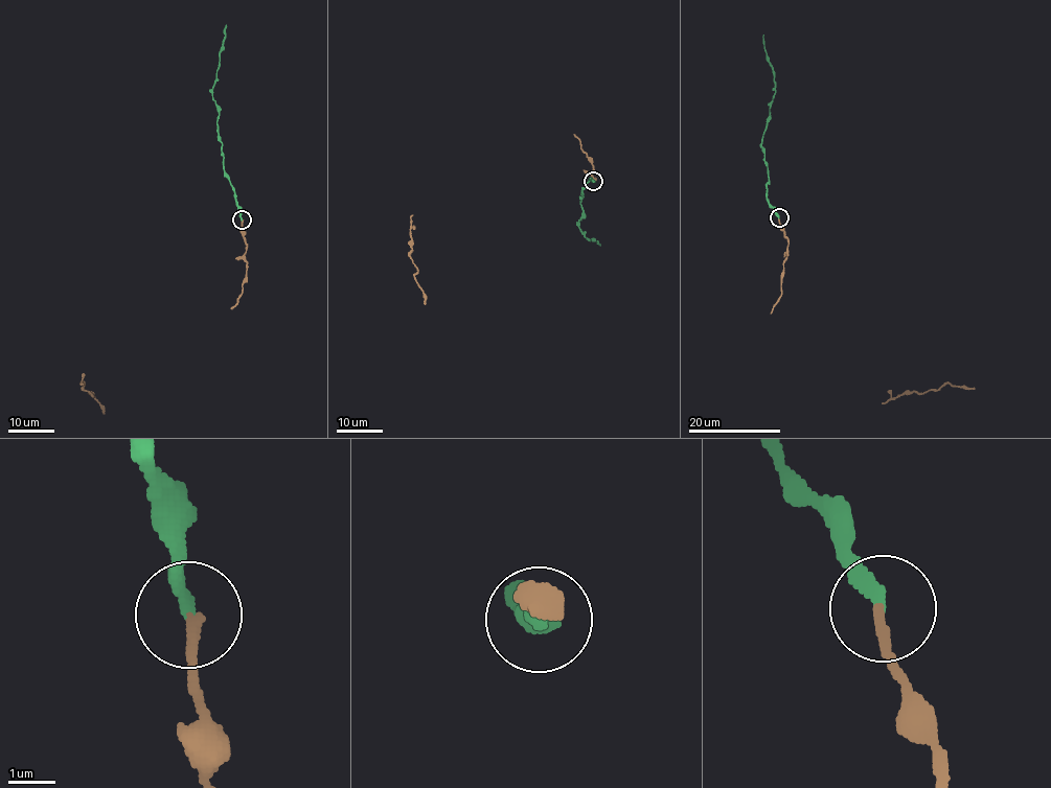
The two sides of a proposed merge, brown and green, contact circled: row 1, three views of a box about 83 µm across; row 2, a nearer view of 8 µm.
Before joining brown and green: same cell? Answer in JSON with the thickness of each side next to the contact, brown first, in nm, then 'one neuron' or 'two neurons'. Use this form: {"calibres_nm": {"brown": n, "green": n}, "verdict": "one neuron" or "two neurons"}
{"calibres_nm": {"brown": 240, "green": 240}, "verdict": "one neuron"}

